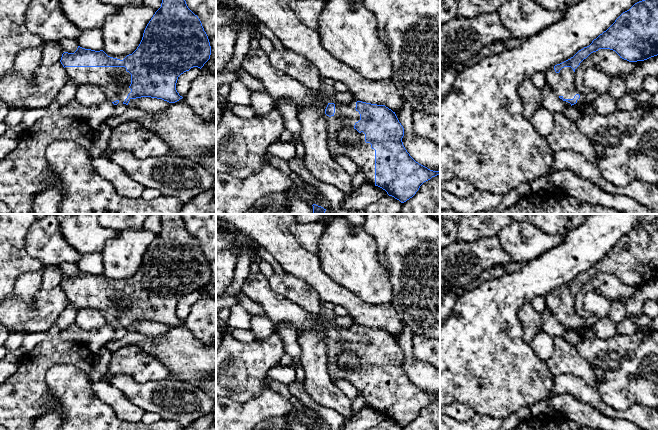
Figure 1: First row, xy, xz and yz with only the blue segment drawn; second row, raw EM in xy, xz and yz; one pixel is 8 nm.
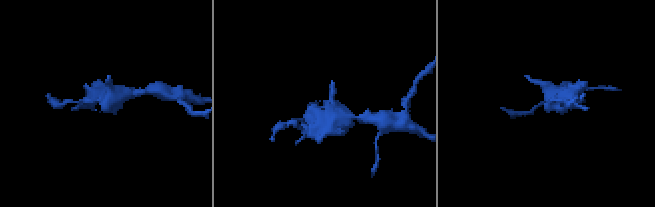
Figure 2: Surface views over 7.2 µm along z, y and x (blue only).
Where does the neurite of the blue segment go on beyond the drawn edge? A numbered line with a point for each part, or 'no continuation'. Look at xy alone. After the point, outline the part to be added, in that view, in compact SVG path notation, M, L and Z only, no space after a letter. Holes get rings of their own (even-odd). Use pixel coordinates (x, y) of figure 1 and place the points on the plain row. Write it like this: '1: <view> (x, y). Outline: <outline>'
1: xy (104, 301). Outline: M65 291L65 295L69 303L79 309L97 309L104 316L106 324L118 324L117 329L123 328L131 316L131 298L125 291Z

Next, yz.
1: yz (562, 307). Outline: M551 291L545 297L546 308L551 311L555 318L564 323L573 323L576 318L580 319L577 327L583 327L589 324L589 319L580 317L575 311L575 296L571 291L564 291L559 297L556 297L554 291Z

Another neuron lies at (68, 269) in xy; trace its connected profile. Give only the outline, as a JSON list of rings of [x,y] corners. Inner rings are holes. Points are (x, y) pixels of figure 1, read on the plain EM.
[[[61,263],[56,267],[59,271],[61,271],[65,276],[68,277],[74,277],[79,270],[76,264],[72,263]]]

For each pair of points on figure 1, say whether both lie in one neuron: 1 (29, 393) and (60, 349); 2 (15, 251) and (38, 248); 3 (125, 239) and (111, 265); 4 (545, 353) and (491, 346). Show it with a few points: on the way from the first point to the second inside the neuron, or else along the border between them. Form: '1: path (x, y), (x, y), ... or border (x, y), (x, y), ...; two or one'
1: path (29, 381), (30, 376), (48, 358); one
2: border (29, 227), (25, 237), (25, 251), (43, 265); two
3: path (125, 245), (125, 251), (117, 259); one
4: border (529, 344), (531, 349), (545, 361); two

